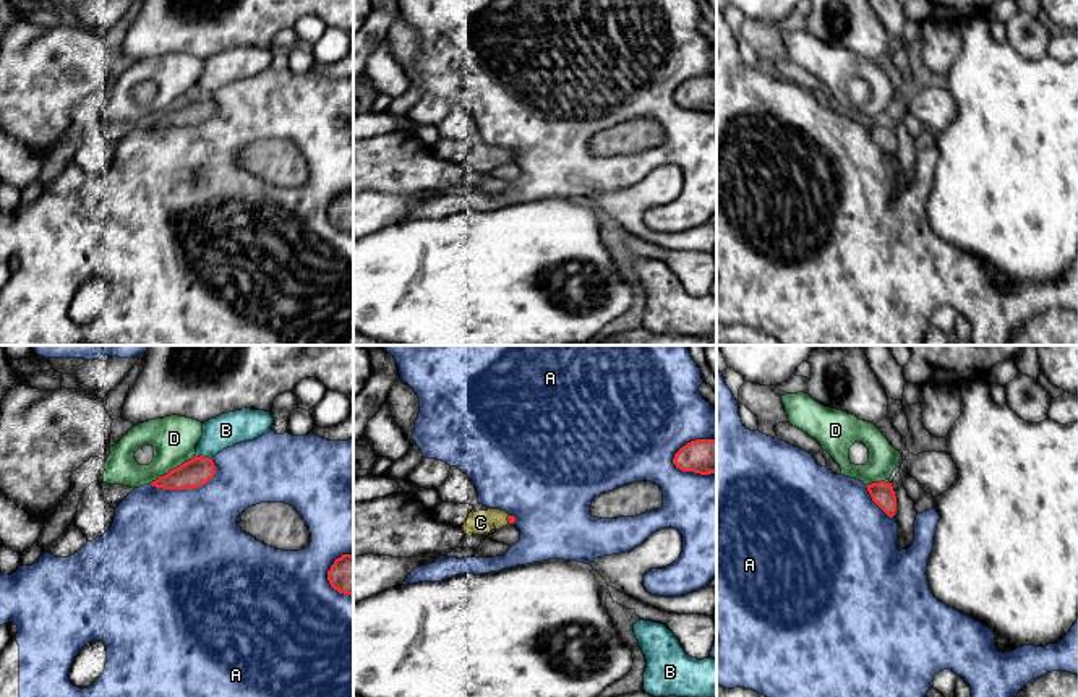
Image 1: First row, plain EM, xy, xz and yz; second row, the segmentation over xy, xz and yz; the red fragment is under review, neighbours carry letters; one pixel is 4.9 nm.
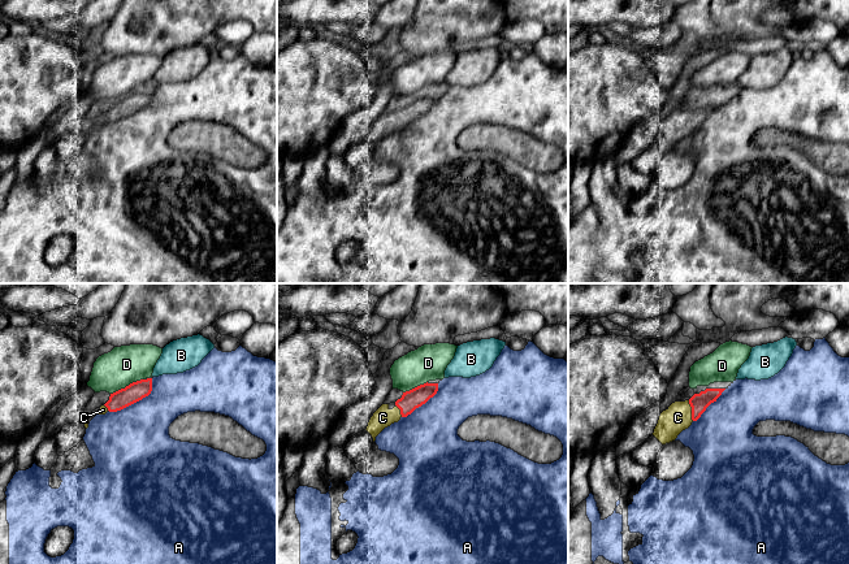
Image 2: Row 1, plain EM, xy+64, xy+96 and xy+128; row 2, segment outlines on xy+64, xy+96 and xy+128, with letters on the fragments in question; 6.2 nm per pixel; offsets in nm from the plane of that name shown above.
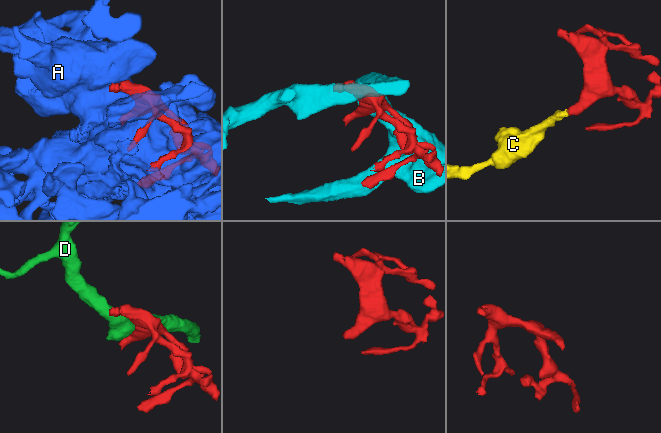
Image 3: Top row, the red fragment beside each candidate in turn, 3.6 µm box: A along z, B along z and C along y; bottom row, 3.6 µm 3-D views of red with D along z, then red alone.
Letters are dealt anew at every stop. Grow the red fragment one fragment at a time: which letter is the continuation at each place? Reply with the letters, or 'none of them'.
C

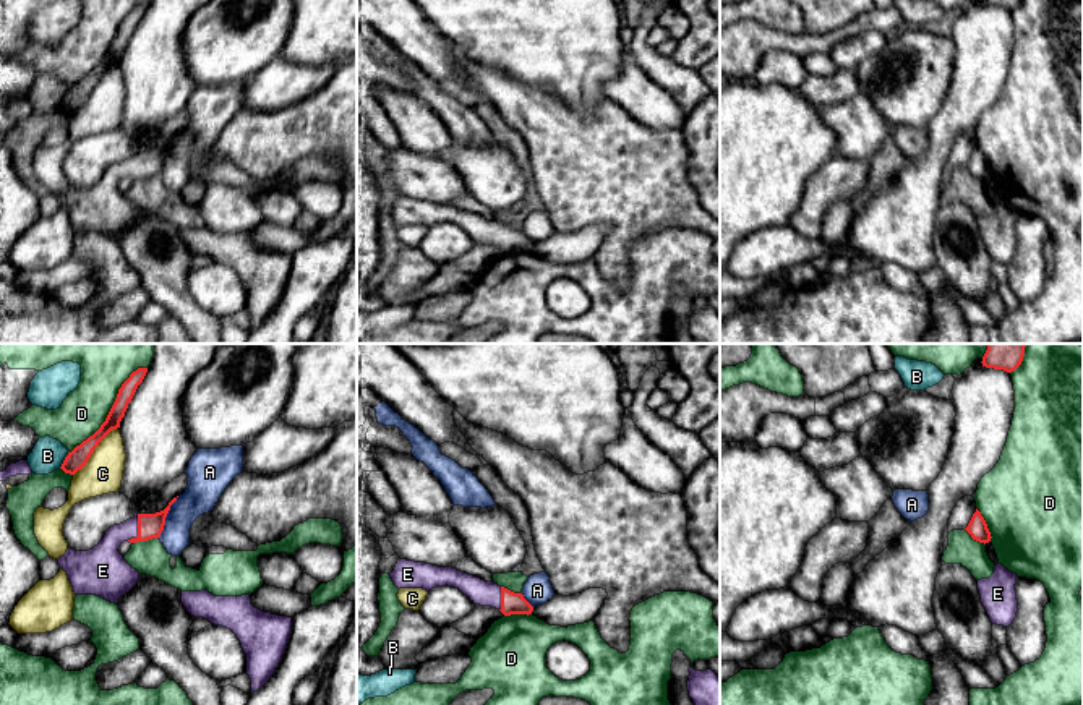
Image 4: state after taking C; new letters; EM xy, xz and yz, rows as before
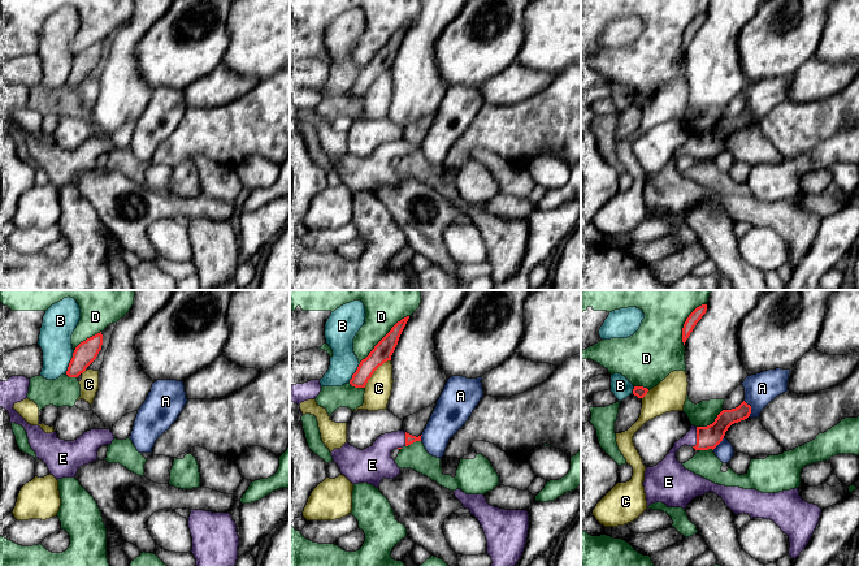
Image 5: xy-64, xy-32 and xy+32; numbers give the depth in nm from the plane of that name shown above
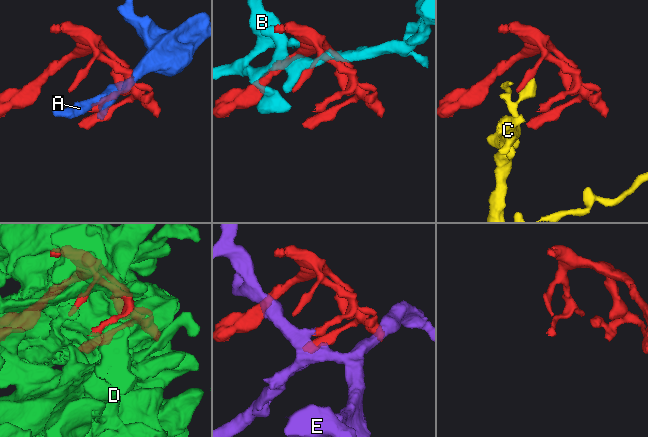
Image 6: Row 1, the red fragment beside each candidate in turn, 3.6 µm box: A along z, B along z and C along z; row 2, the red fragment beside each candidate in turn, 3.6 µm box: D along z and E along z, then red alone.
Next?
none of them

